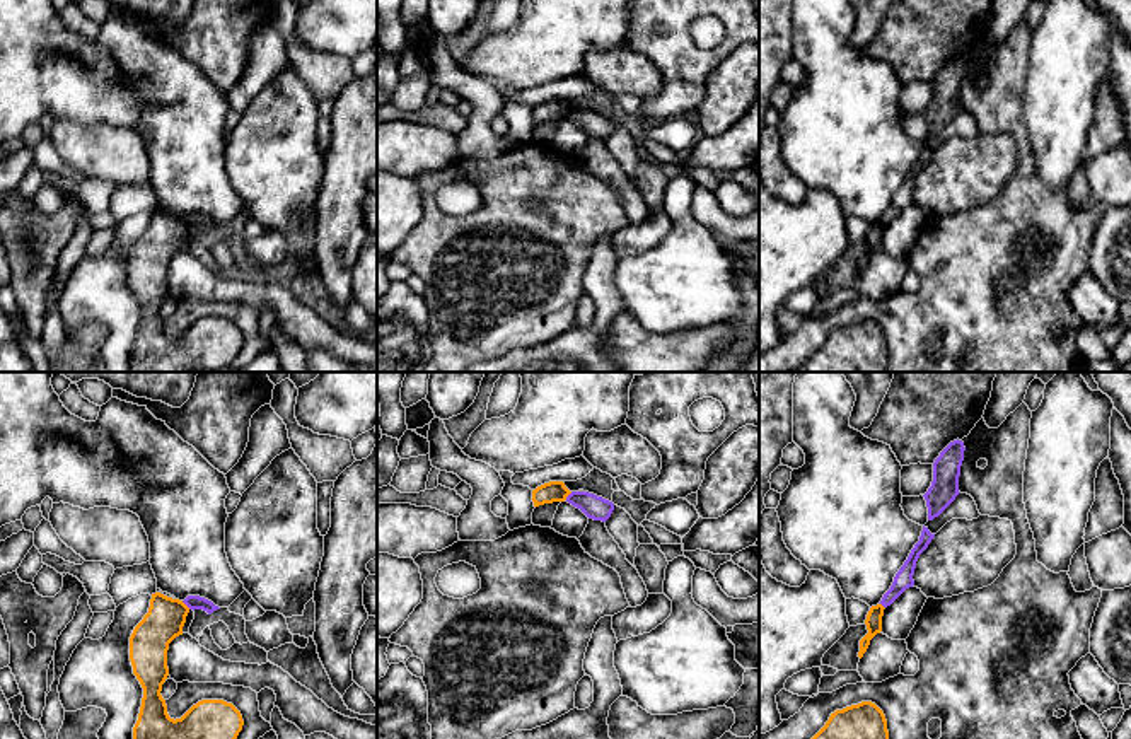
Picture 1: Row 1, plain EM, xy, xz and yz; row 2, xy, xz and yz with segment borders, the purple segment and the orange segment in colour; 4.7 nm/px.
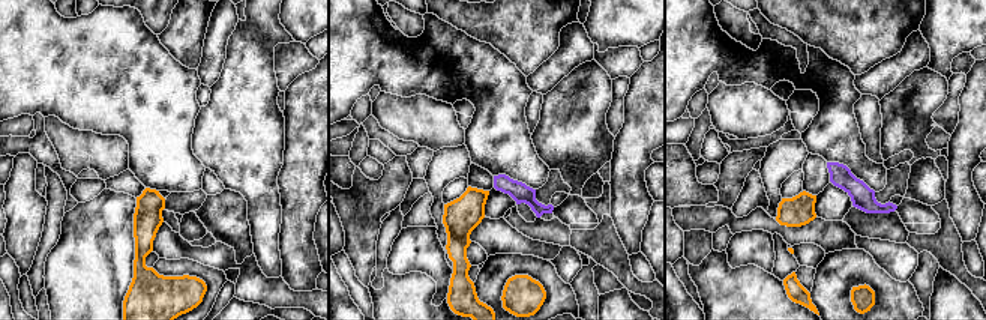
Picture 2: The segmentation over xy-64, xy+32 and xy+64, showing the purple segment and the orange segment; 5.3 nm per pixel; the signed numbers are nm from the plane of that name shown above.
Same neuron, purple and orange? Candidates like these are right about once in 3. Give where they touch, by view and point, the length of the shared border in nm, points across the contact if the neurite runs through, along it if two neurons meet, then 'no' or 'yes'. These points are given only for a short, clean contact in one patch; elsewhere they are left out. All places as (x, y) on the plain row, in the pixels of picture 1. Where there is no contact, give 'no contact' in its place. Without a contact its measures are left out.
meets purple in xy at (186, 222); contact 60 nm long; border along xy (181, 219), (190, 226); no

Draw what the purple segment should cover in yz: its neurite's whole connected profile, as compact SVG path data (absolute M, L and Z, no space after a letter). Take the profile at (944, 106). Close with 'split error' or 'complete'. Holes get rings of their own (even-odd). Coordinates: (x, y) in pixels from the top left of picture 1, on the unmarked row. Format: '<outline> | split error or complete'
M950 60L933 80L933 99L923 113L928 125L928 138L938 135L960 111L959 94L964 79L964 60Z | complete

